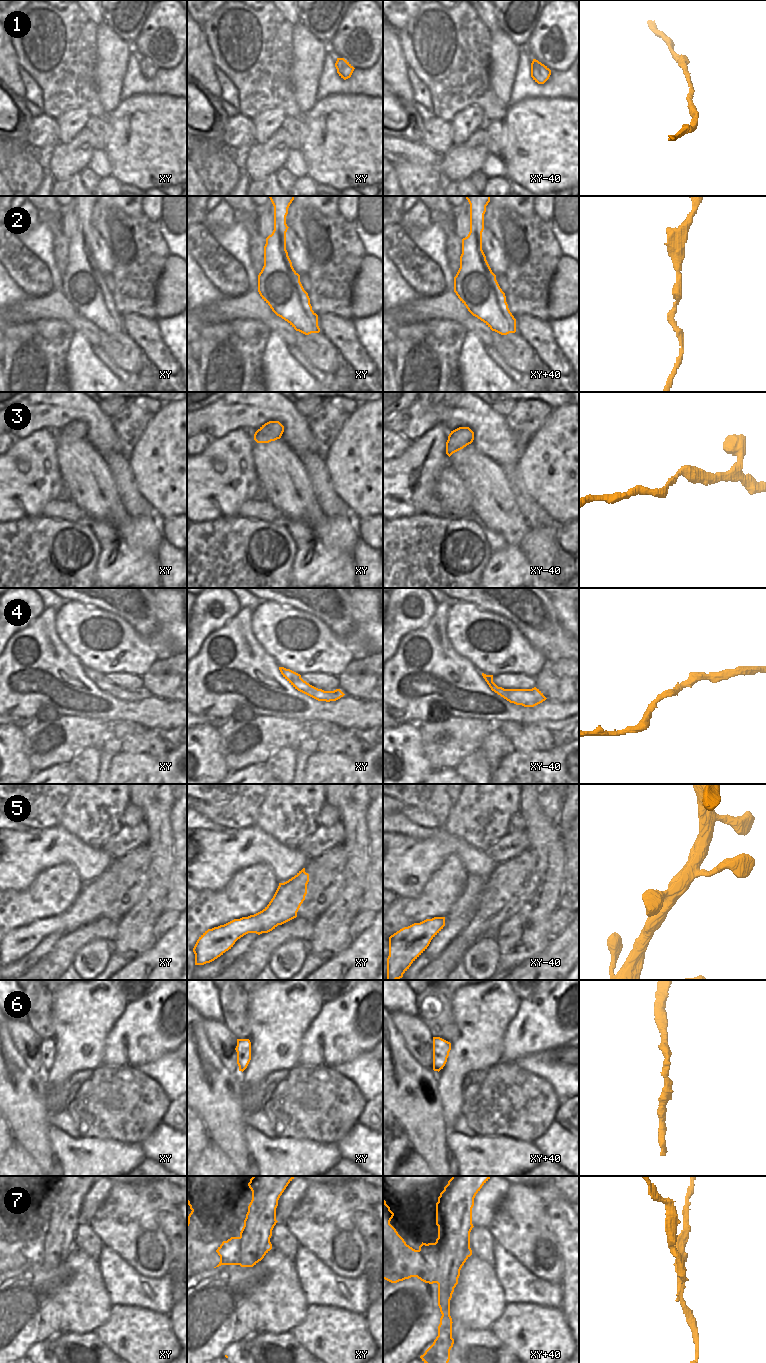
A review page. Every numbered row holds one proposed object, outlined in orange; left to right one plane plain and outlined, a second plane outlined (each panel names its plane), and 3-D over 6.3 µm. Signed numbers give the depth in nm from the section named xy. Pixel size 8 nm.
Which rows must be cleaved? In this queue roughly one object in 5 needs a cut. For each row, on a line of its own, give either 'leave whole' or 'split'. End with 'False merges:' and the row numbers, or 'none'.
1: leave whole
2: leave whole
3: leave whole
4: leave whole
5: leave whole
6: leave whole
7: split
False merges: 7

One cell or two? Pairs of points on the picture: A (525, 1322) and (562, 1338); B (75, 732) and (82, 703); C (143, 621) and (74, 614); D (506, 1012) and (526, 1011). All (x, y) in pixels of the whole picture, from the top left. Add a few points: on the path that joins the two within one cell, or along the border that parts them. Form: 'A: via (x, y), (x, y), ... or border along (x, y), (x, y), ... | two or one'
A: via (534, 1331), (540, 1337), (553, 1337) | one
B: border along (56, 718), (65, 715), (100, 718), (102, 720) | two
C: border along (102, 610), (107, 610), (120, 616), (141, 635) | two
D: border along (521, 1001), (517, 1013), (505, 1033) | two

